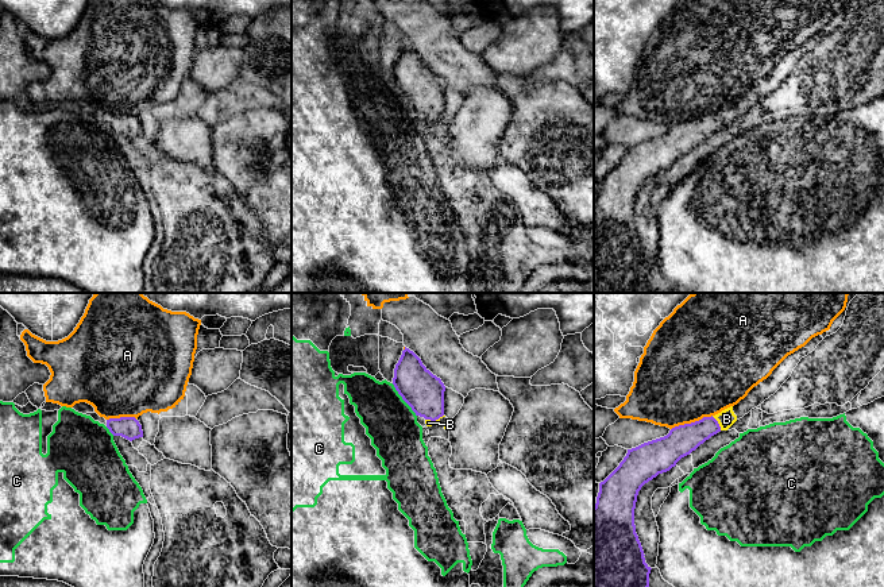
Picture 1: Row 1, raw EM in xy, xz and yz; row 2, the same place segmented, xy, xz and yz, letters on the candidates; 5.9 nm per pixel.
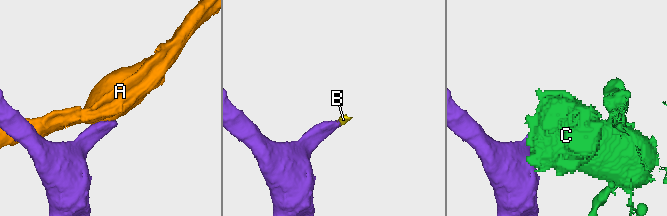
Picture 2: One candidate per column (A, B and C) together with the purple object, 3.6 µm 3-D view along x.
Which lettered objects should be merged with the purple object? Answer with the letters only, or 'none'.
B

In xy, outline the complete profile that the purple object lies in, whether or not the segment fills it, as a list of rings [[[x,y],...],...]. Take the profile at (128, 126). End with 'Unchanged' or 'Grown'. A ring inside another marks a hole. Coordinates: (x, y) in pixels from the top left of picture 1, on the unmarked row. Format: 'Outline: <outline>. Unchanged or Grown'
Outline: [[[135,115],[109,116],[107,125],[113,134],[121,134],[130,139],[143,135],[142,123]]]. Unchanged

